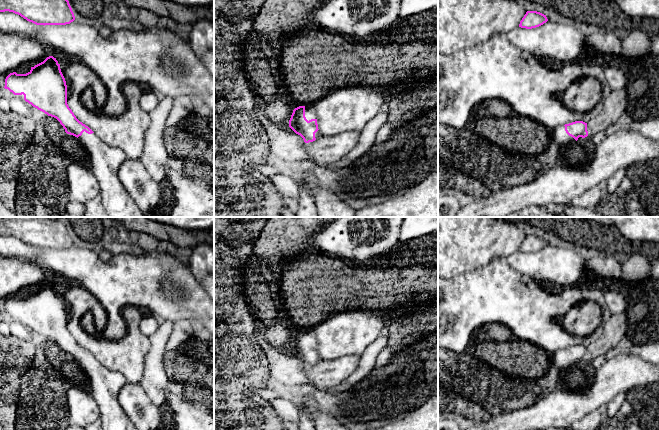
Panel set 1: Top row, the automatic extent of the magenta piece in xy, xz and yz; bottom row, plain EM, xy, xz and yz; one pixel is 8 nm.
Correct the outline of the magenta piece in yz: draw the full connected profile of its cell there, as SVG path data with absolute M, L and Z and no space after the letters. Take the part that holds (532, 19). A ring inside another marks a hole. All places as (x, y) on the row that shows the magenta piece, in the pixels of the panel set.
M527 11L522 20L520 21L519 27L532 29L539 27L548 21L546 15L537 11Z

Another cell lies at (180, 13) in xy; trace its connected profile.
M118 0L128 7L144 8L158 16L167 17L179 23L194 24L207 20L214 23L214 4L210 6L179 5L163 0Z

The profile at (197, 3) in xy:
M163 0L163 1L171 1L179 5L196 6L196 7L210 6L214 4L214 0Z

